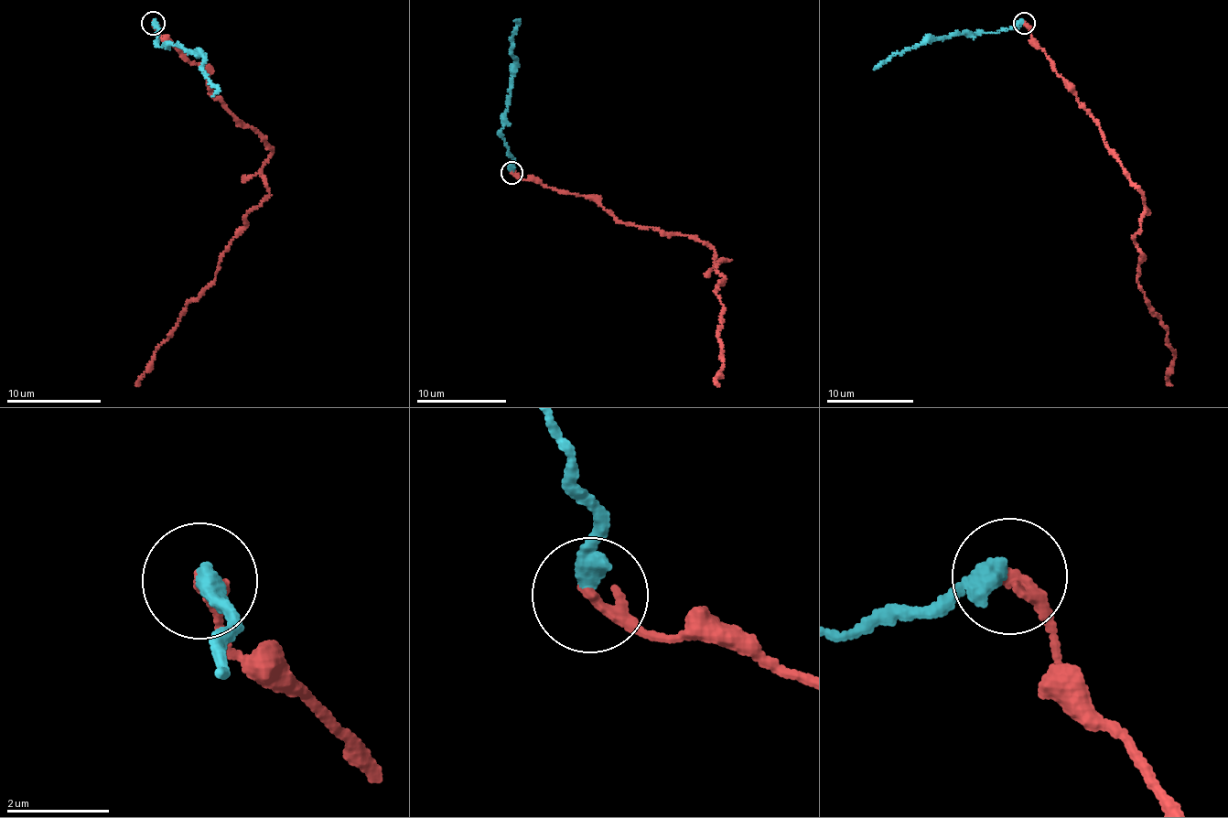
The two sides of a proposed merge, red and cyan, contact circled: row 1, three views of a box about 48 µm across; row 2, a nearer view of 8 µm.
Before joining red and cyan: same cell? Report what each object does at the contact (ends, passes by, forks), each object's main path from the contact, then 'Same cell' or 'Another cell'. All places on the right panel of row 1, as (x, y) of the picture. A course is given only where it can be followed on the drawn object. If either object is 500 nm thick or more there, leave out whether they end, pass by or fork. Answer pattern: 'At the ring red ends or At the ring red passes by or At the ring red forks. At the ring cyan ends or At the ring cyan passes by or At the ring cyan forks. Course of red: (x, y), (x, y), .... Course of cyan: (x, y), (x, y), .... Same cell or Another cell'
At the ring red ends. At the ring cyan ends. Course of red: (1024, 23), (1141, 190), (1145, 214), (1132, 238), (1141, 257), (1138, 288), (1167, 331), (1172, 385). Course of cyan: (1022, 24), (999, 33), (960, 35), (920, 42), (882, 61), (874, 69). Another cell

